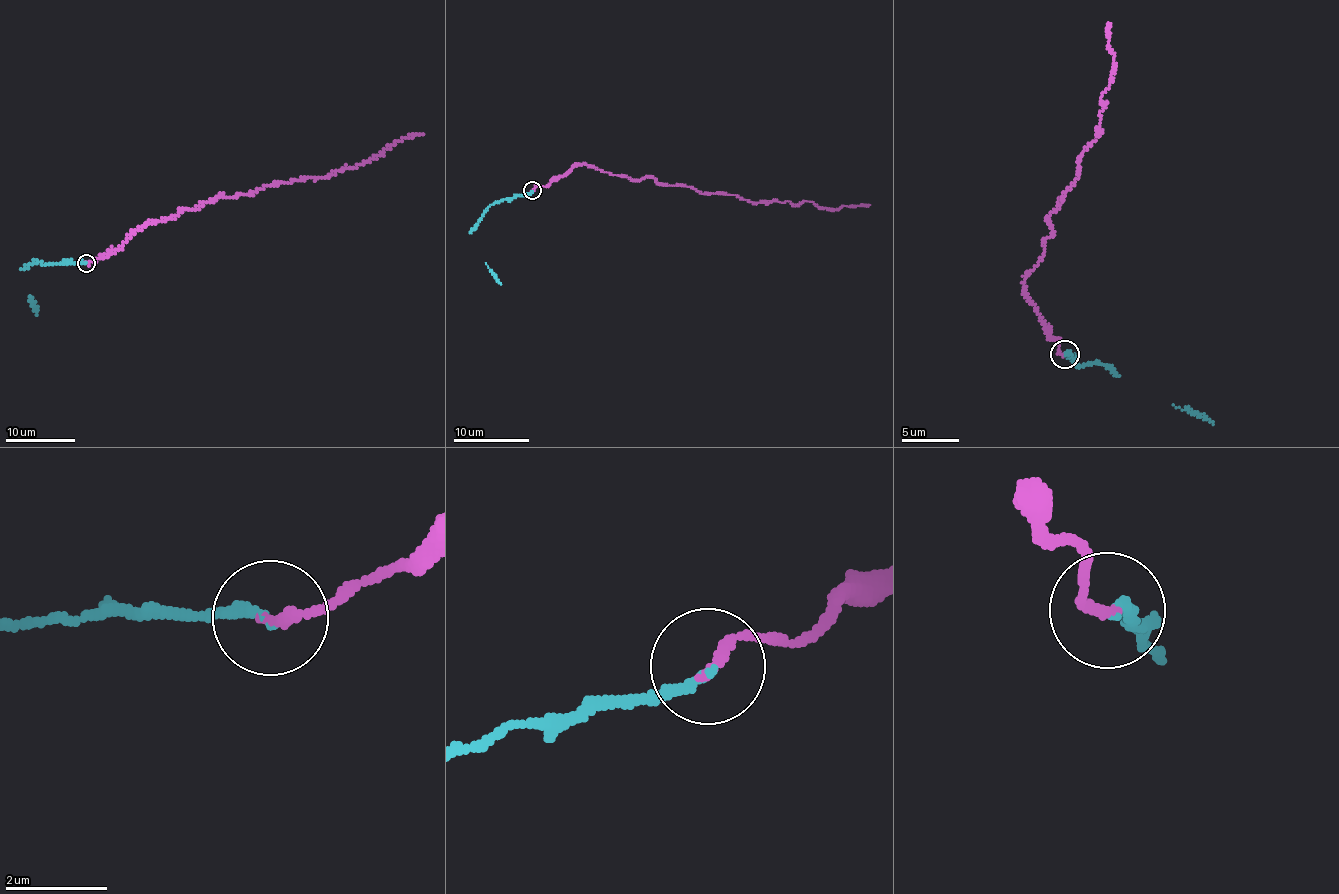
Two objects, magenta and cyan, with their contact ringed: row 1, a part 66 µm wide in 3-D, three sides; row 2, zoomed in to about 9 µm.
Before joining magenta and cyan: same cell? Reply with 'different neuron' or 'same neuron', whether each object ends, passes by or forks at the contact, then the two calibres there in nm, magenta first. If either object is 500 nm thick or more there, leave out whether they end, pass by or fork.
same neuron; magenta ends; cyan ends; calibres 220 and 160 nm

